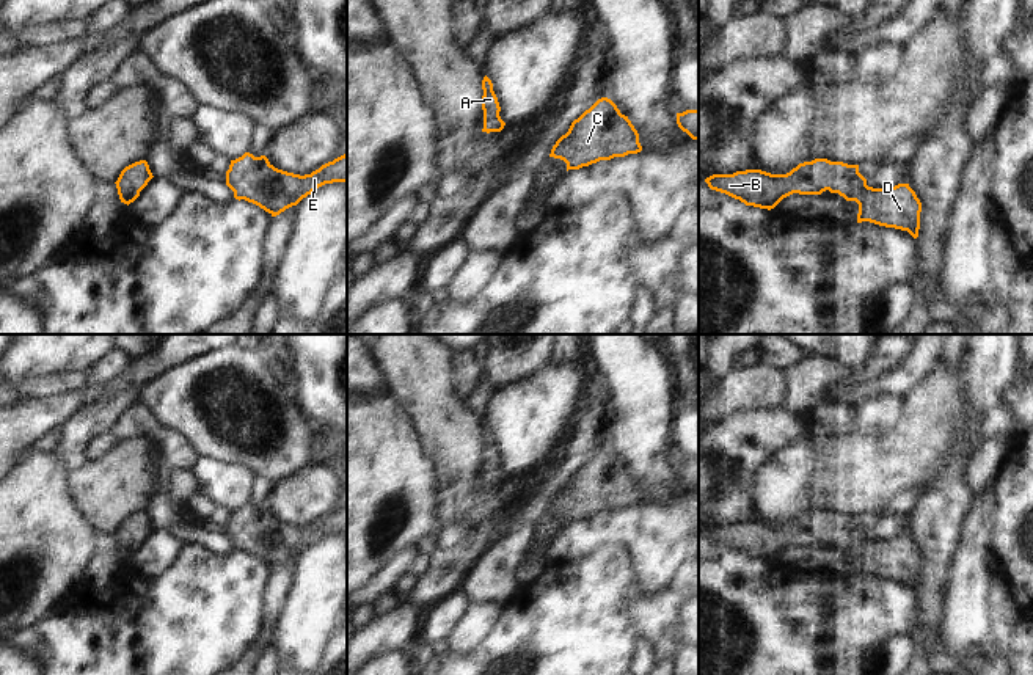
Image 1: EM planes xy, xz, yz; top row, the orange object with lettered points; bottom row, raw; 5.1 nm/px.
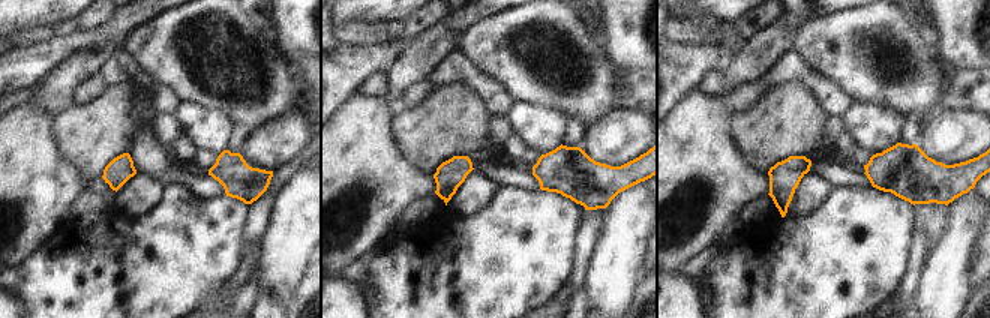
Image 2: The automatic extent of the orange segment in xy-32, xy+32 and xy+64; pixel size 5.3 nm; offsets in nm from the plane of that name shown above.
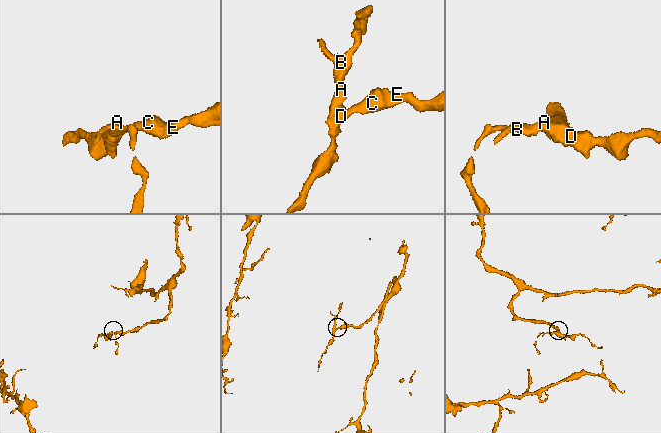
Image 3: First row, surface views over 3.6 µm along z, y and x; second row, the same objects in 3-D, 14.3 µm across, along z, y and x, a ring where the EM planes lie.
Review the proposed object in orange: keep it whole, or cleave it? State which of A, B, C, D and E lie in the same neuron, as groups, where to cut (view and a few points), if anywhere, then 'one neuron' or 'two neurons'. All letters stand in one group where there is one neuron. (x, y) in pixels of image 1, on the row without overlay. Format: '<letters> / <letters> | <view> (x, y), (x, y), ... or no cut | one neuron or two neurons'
A B C D E | no cut | one neuron

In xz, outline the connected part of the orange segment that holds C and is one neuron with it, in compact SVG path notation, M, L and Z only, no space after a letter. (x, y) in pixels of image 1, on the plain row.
M601 449L571 474L549 509L564 512L568 523L641 502L639 485L628 468L611 451Z

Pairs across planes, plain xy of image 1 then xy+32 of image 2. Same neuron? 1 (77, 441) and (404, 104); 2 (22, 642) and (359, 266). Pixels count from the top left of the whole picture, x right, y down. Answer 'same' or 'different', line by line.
1: different
2: same

